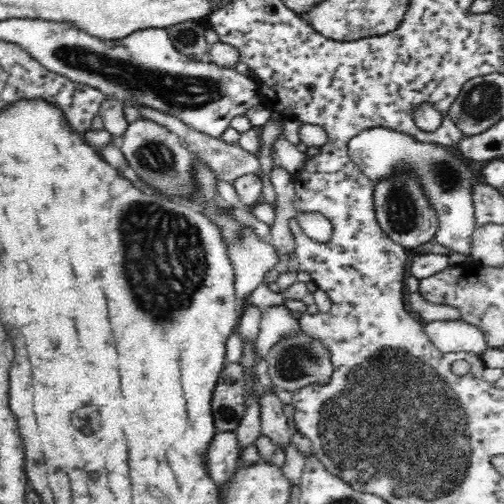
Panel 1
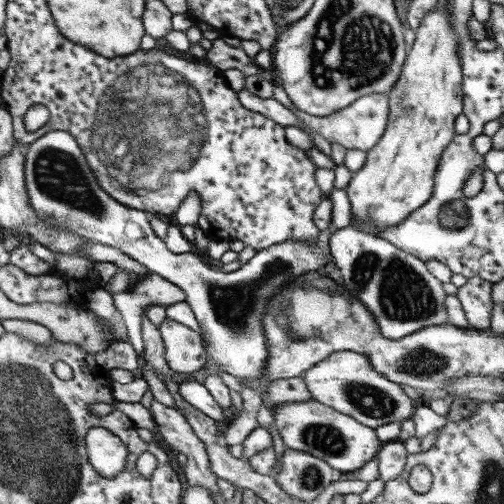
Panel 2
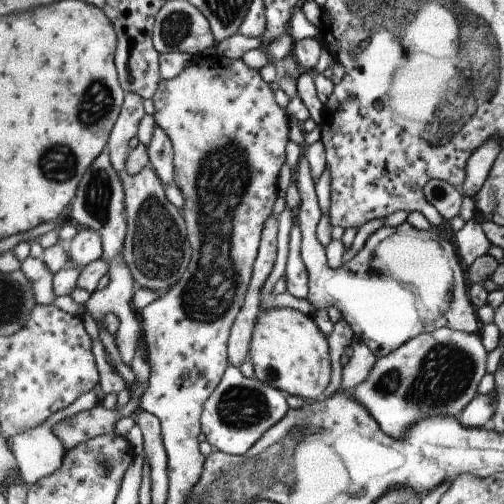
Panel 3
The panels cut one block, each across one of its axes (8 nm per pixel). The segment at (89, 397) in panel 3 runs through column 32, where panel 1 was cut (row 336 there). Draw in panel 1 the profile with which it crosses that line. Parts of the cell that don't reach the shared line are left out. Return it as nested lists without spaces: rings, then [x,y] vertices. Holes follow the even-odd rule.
[[[462,320],[428,322],[426,332],[444,354],[446,352],[474,352],[482,356],[490,348],[484,336],[484,330]]]

